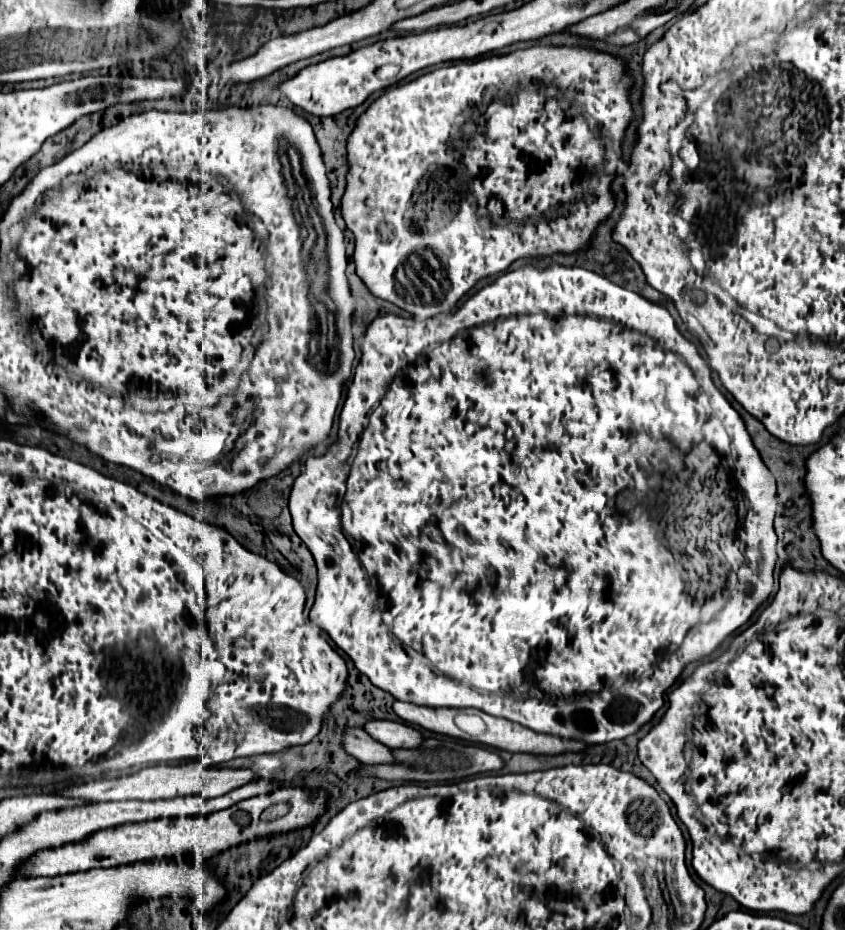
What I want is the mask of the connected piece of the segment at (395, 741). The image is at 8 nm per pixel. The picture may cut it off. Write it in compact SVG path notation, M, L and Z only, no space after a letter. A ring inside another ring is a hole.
M369 720L363 724L363 730L377 742L385 744L387 748L417 746L417 742L421 742L423 738L415 728L401 722L389 722L389 720Z

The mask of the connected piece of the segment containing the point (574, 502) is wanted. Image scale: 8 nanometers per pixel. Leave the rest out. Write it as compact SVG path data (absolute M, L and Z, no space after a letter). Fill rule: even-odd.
M531 260L517 270L505 272L493 284L483 286L455 312L439 314L429 320L385 314L367 326L361 360L339 414L337 440L323 456L307 458L305 472L301 472L293 484L289 510L293 528L311 550L319 574L317 596L309 618L331 636L353 660L357 670L377 688L397 700L413 704L447 708L473 706L491 716L517 722L533 732L559 736L563 740L603 744L635 734L649 722L663 706L663 694L677 680L681 670L691 660L711 654L769 598L777 562L777 536L773 530L775 478L767 466L763 466L743 419L715 388L711 370L697 345L681 336L667 304L674 305L662 294L659 302L649 302L581 266L561 266L553 262L543 266L543 262ZM507 464L511 464L509 470L503 468ZM685 518L697 518L691 528L691 544L685 540Z

